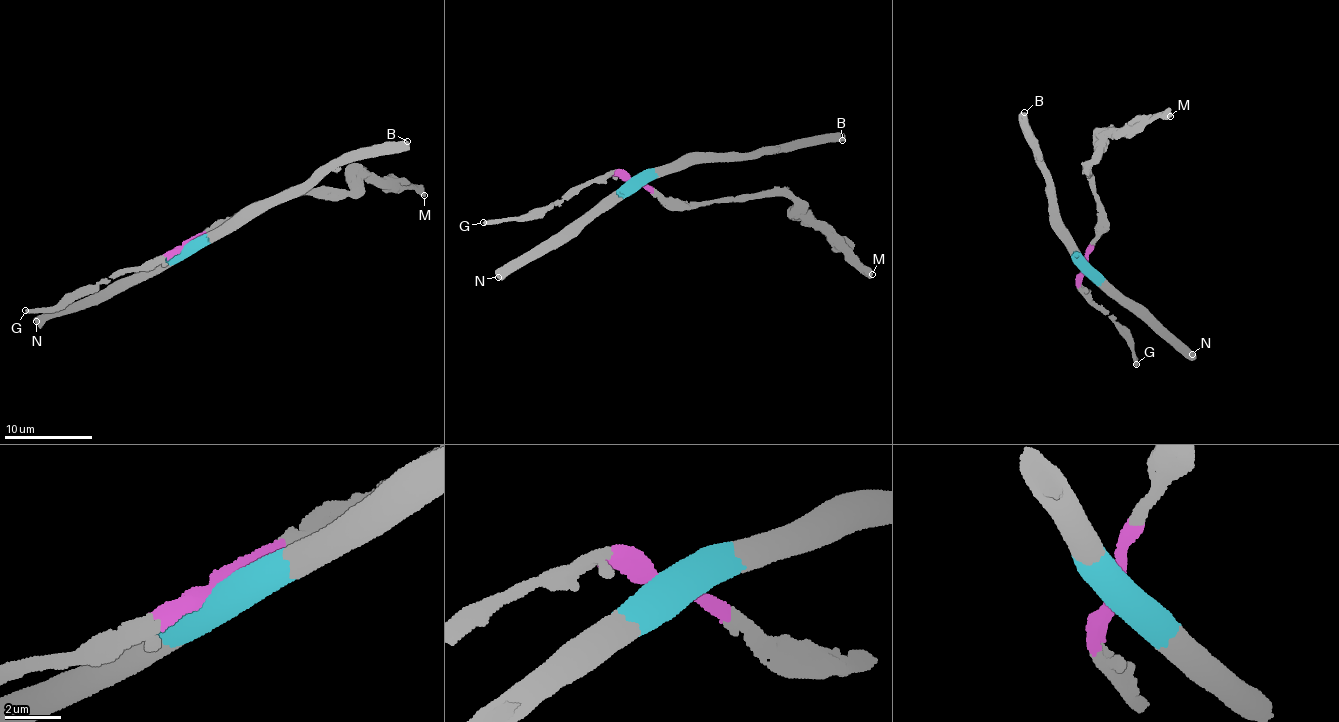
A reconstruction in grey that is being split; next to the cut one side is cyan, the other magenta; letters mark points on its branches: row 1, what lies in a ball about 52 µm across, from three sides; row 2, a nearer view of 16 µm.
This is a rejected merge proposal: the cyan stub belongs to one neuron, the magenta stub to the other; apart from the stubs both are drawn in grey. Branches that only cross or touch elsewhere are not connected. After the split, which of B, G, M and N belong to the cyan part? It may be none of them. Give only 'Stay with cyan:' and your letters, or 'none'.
Stay with cyan: B, N

